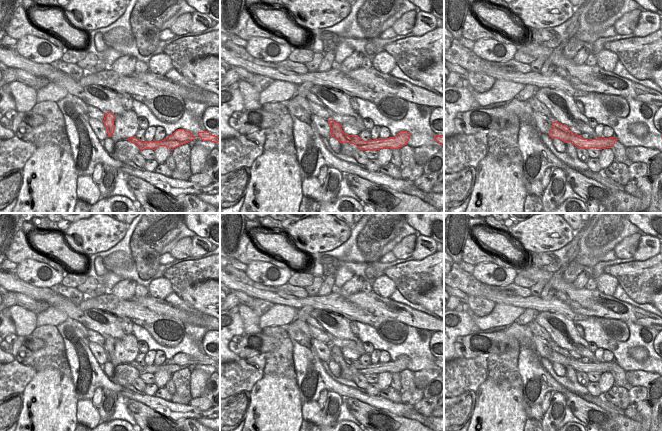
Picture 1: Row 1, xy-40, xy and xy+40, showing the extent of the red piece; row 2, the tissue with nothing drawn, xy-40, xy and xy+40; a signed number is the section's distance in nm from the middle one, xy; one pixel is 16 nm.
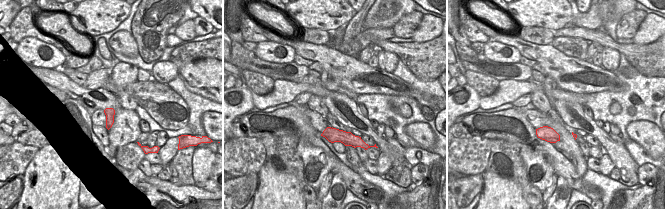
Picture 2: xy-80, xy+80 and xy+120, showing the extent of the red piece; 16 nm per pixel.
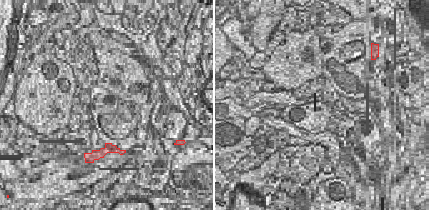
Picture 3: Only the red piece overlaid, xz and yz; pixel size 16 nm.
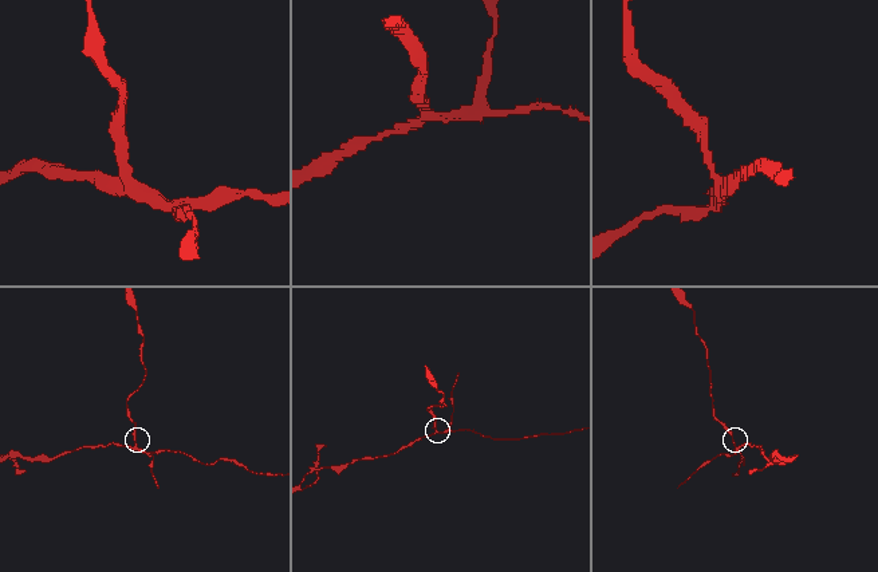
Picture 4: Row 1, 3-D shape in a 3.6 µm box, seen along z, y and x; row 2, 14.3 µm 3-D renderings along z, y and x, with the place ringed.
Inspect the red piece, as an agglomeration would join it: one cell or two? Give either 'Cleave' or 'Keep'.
Cleave

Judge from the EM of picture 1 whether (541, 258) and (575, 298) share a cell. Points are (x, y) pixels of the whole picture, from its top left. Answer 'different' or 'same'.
different

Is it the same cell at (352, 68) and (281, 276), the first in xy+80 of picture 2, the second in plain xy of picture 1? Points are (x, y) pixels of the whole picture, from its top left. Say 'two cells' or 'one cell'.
two cells

